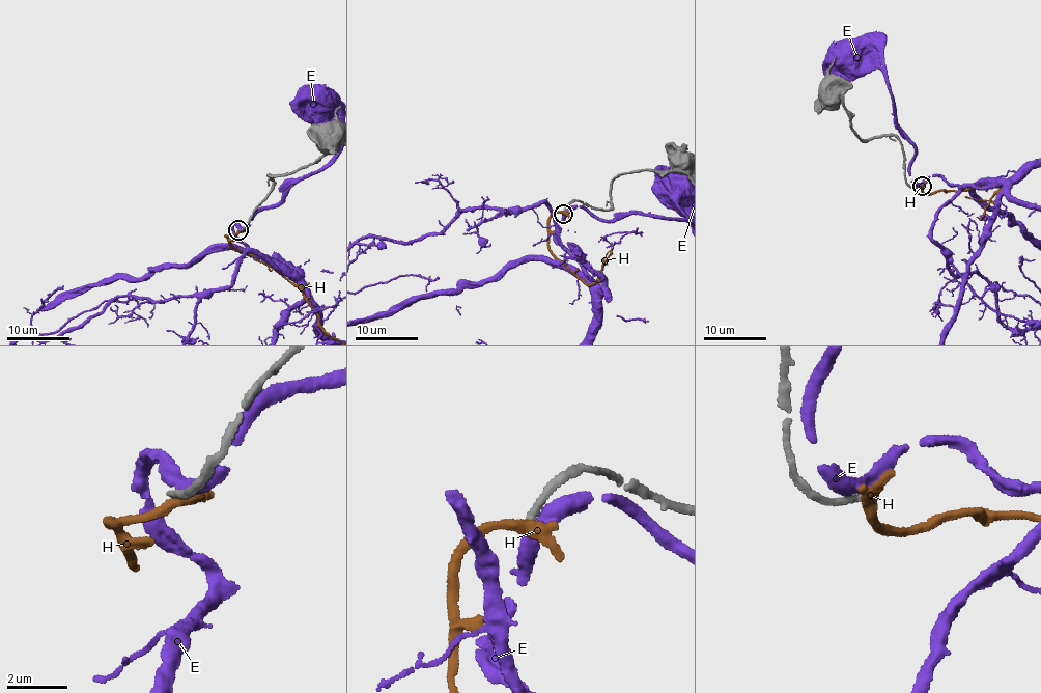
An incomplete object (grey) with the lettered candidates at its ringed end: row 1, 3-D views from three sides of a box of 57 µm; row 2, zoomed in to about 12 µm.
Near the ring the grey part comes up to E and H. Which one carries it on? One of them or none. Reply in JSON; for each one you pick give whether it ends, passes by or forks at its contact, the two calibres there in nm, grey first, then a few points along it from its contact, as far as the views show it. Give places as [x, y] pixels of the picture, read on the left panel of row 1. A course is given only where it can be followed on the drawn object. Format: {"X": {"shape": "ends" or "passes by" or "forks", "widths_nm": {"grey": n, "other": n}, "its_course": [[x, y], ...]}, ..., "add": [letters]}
{"add": []}

